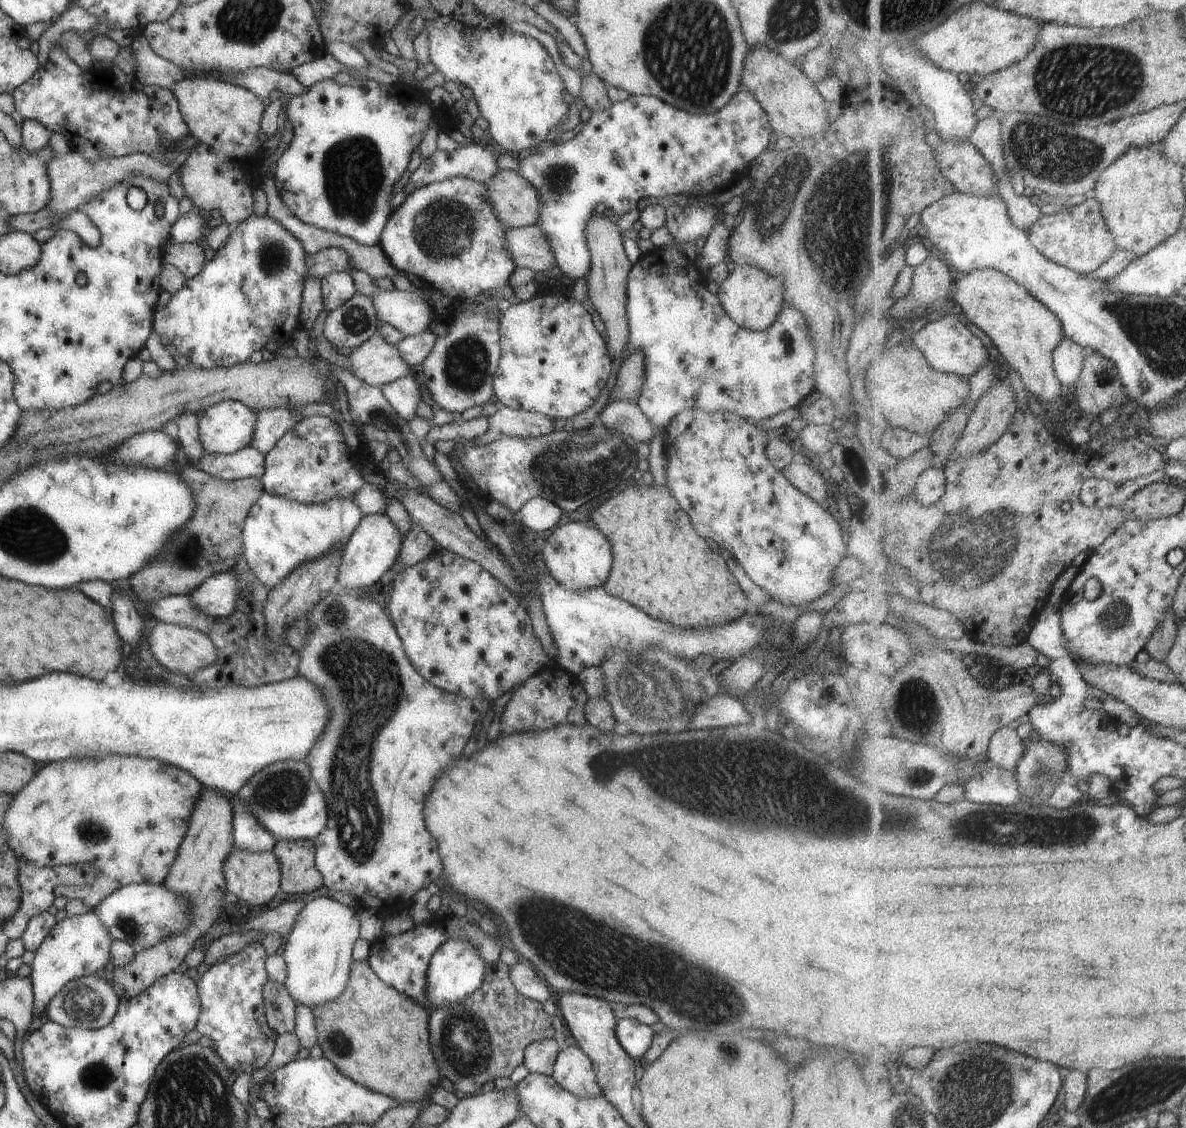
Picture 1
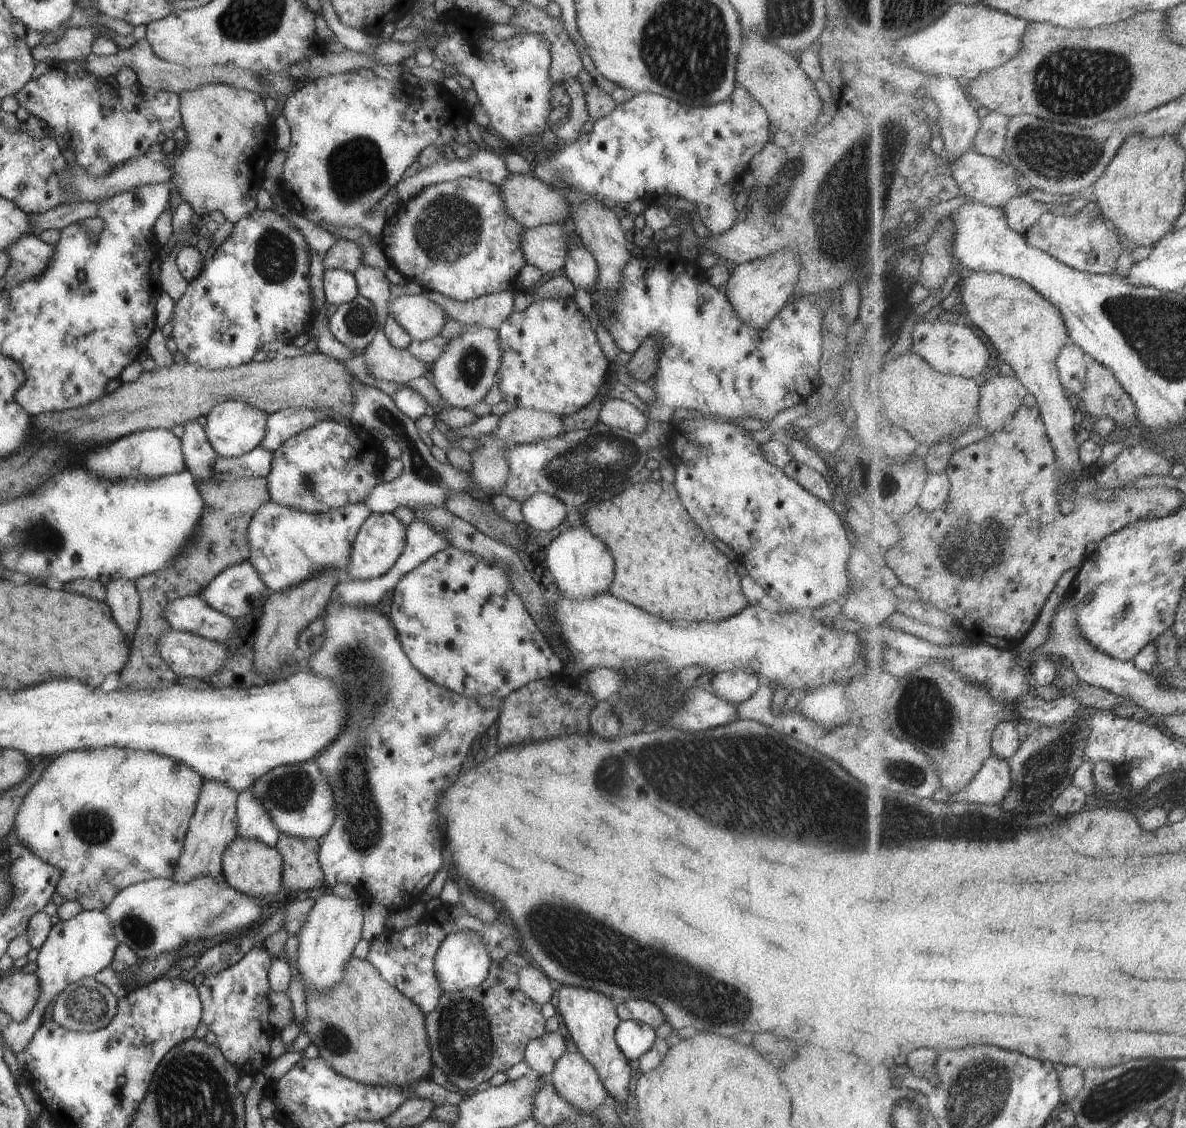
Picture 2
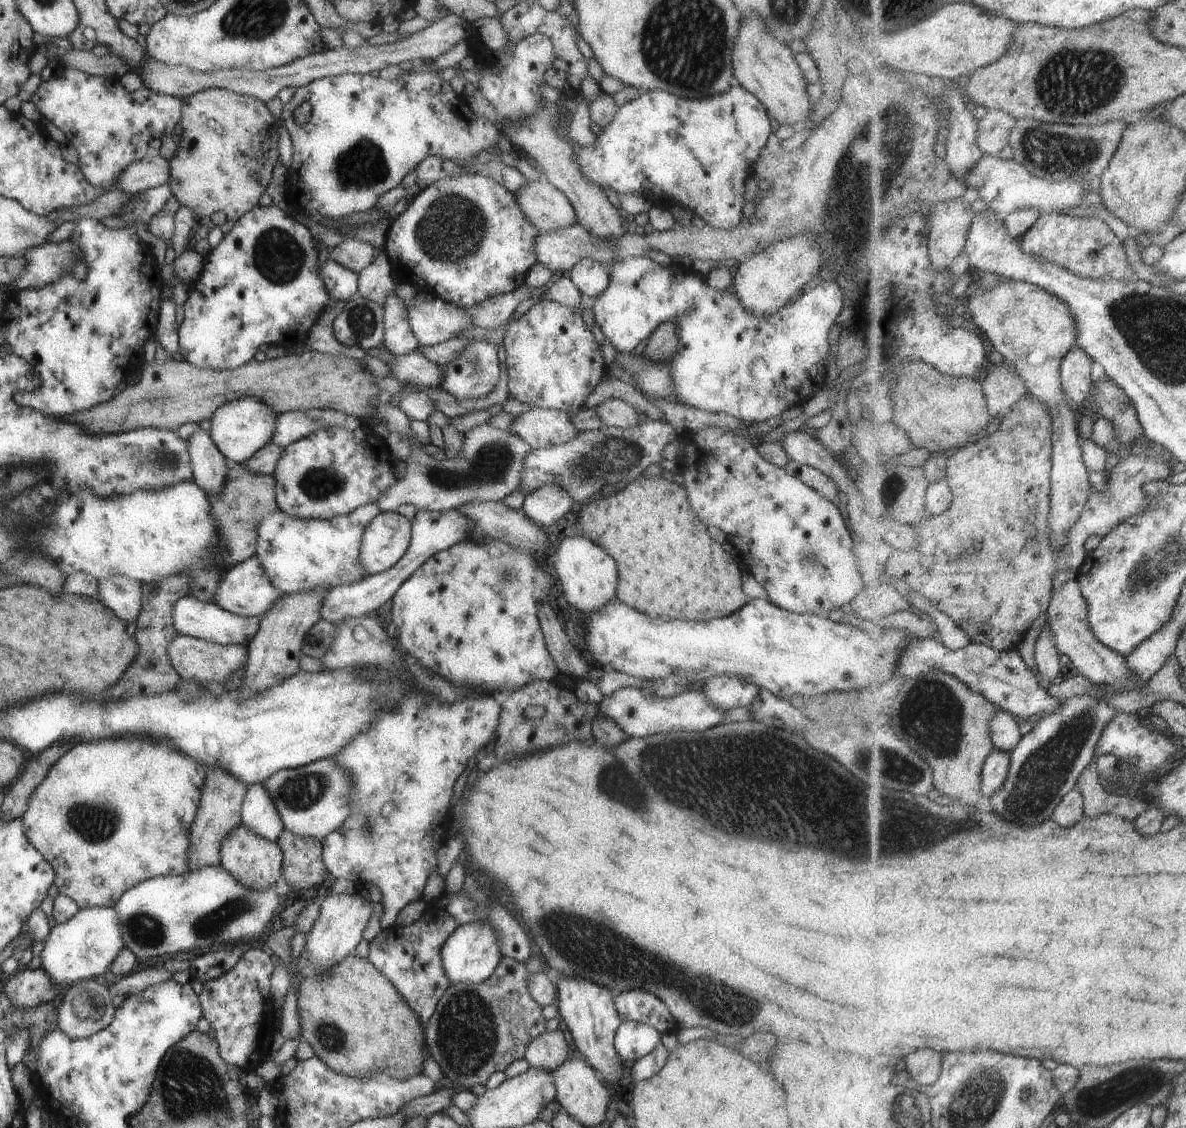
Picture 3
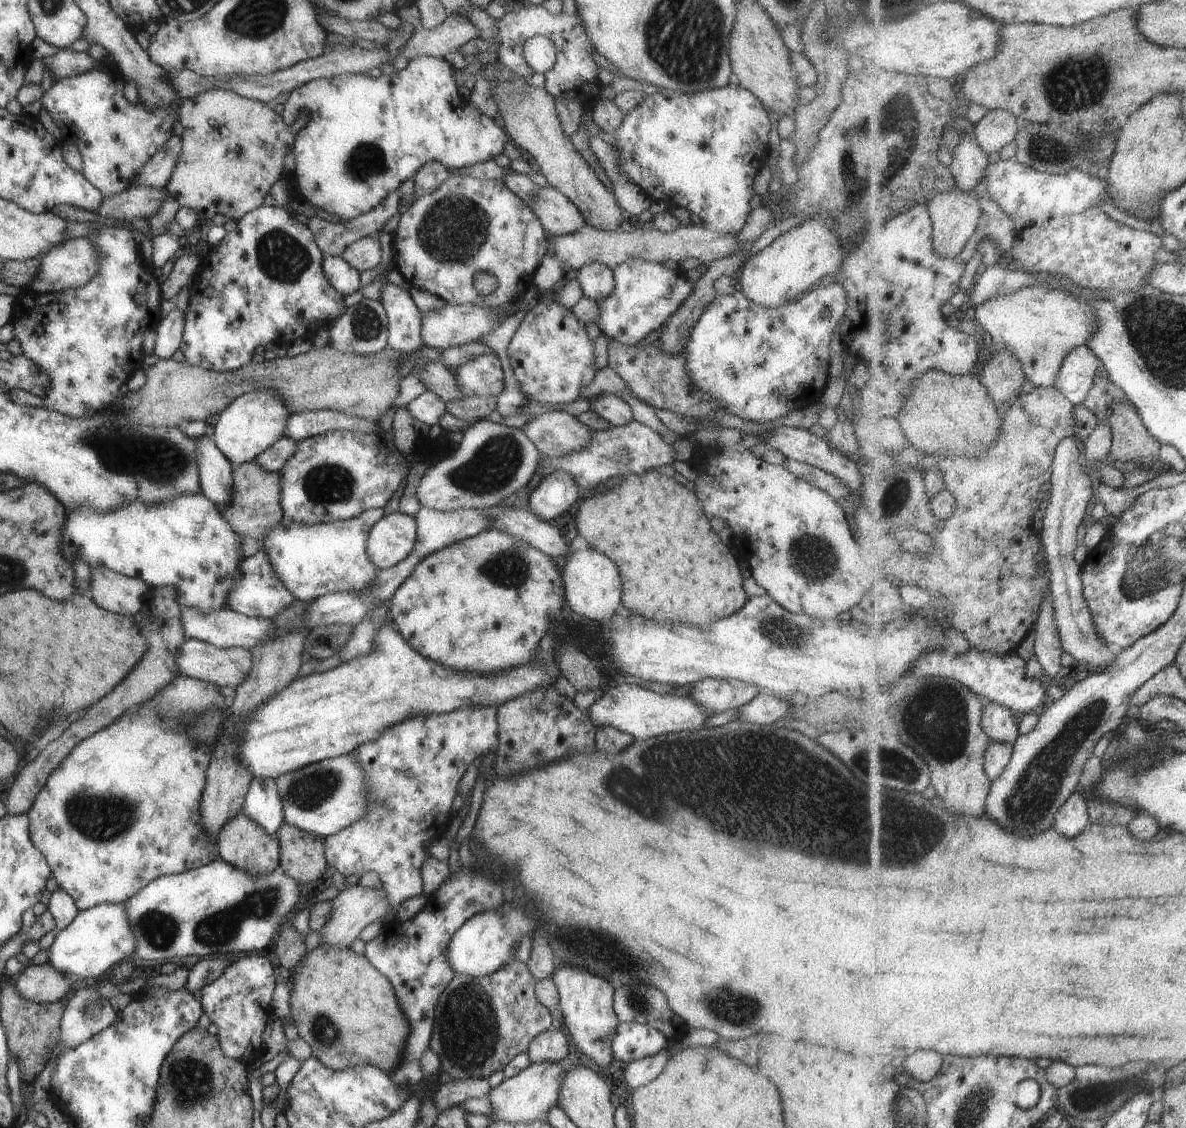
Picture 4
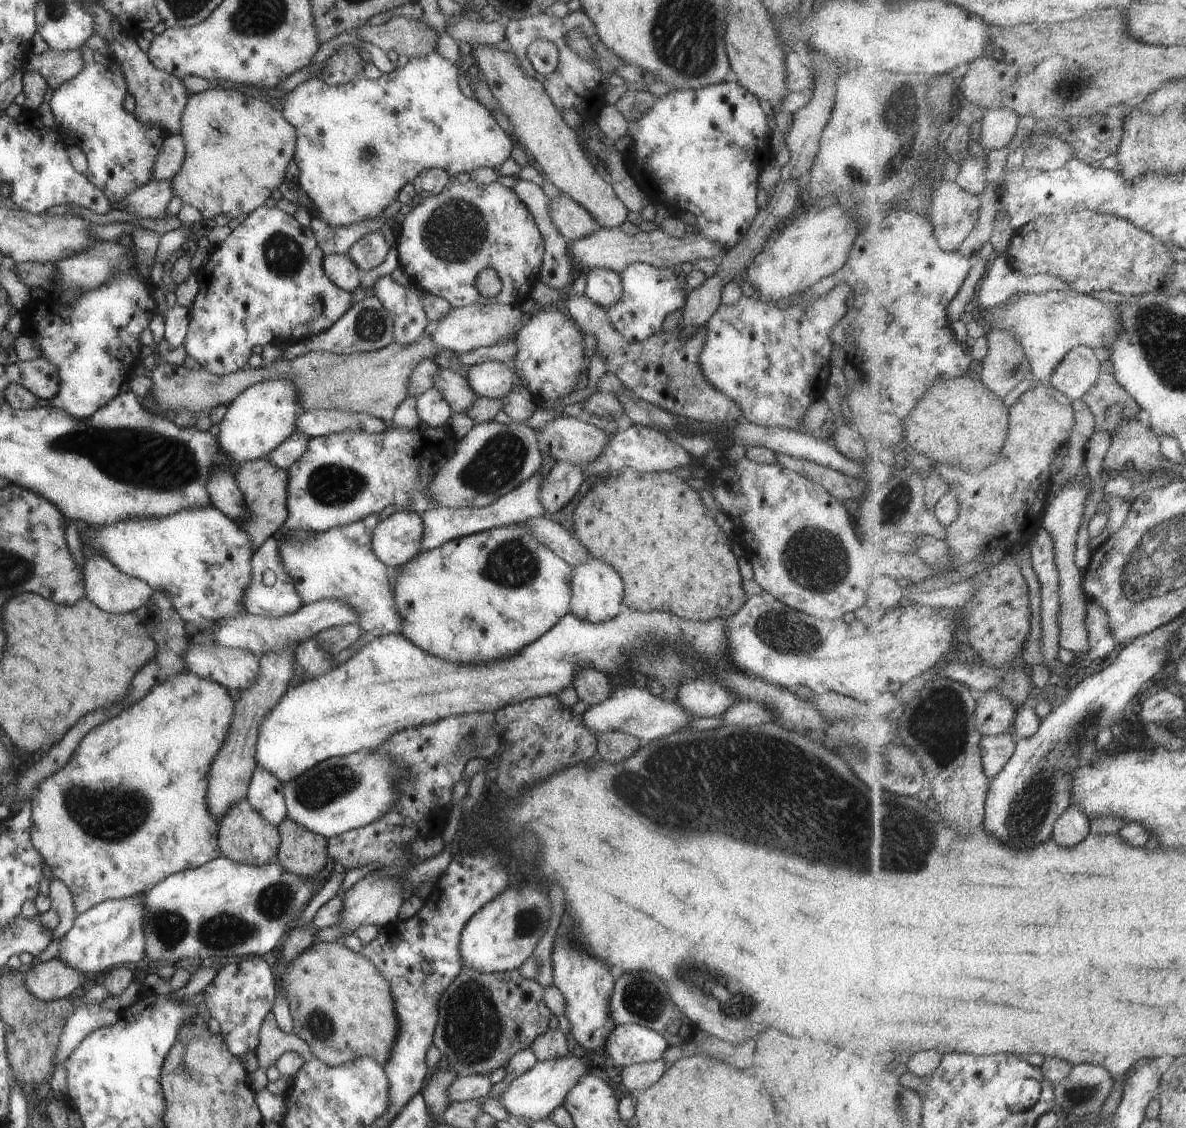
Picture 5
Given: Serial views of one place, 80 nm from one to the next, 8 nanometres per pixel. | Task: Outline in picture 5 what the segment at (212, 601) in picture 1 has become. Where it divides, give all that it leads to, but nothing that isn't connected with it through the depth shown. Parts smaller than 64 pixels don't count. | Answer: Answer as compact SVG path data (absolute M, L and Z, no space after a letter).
M278 536L269 537L254 550L249 559L250 581L245 587L243 600L244 609L249 615L274 619L290 615L303 604L301 597L295 592L291 577L281 564L278 546Z

